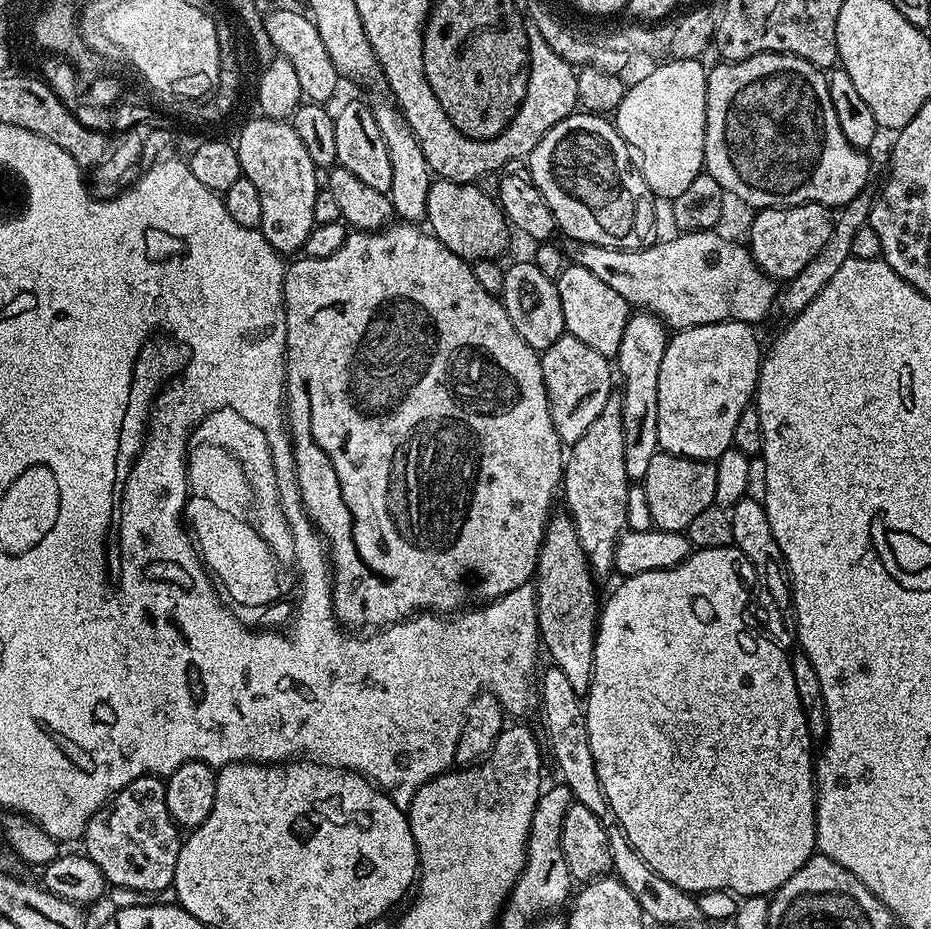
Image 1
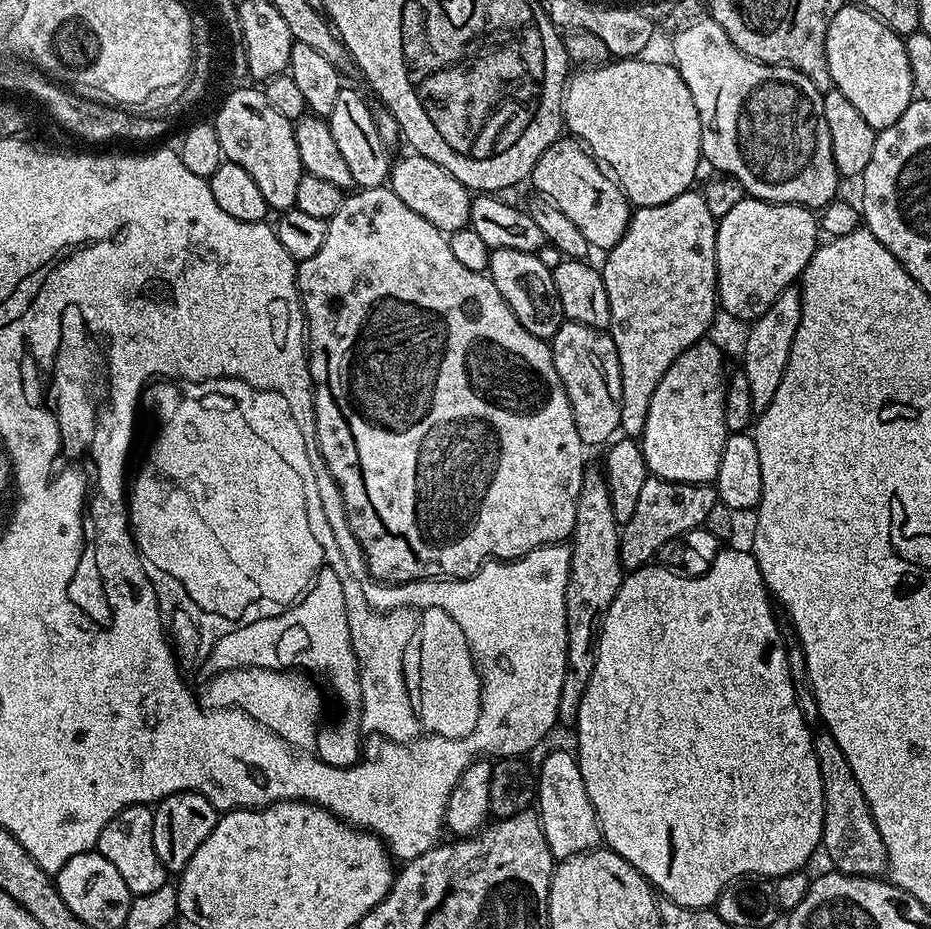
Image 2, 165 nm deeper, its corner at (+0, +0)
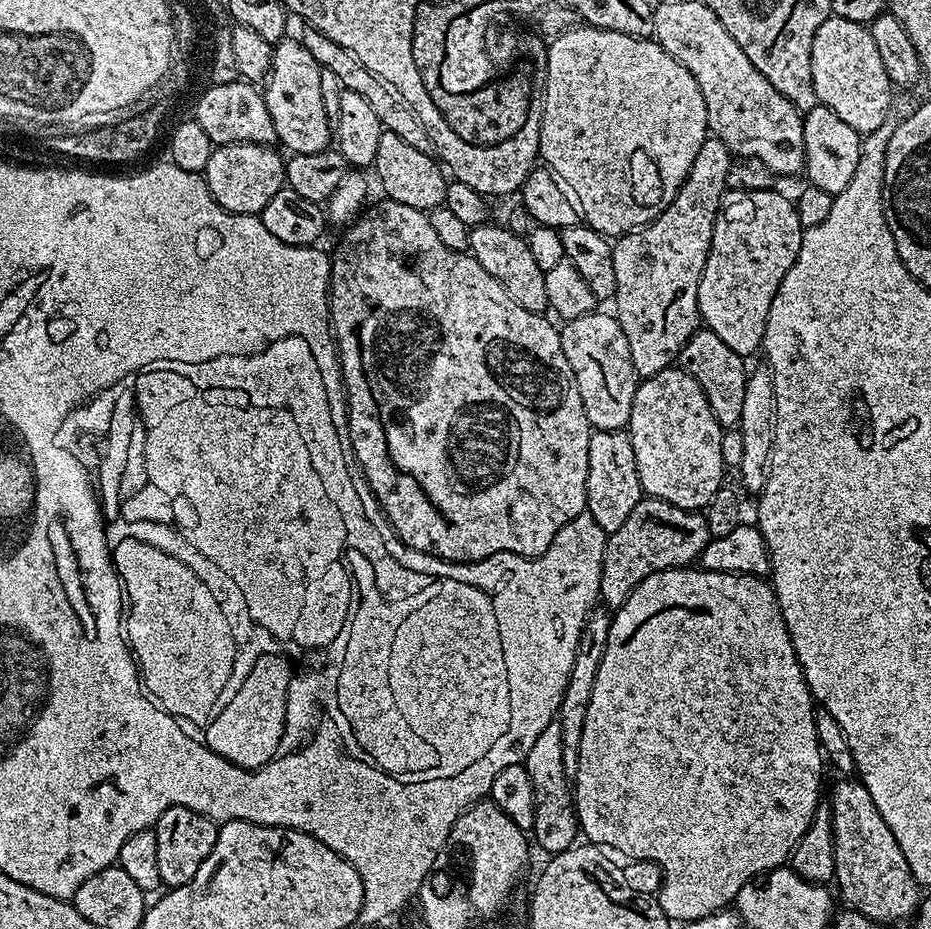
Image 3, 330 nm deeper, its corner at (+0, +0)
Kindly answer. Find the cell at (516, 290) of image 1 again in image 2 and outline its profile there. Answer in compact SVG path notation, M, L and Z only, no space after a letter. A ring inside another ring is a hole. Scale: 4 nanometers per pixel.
M491 249L487 275L492 277L498 294L506 298L506 306L514 310L514 318L538 338L551 341L553 334L566 322L558 290L554 286L552 269L542 266L539 255L512 249Z

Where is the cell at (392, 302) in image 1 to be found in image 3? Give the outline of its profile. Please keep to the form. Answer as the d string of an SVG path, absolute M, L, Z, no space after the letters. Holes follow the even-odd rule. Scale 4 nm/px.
M387 198L381 199L381 201L381 204L376 204L373 208L371 206L365 207L358 219L343 229L344 237L341 238L340 245L336 248L336 253L333 251L330 256L332 277L328 287L328 314L332 326L332 338L336 342L336 352L339 356L341 377L344 380L346 440L350 445L351 455L352 452L356 455L356 460L360 463L360 468L364 471L365 478L368 479L366 487L376 503L379 504L387 523L409 550L423 552L425 556L437 556L443 560L452 560L455 564L467 564L474 560L484 560L487 556L493 556L499 552L509 552L519 556L540 556L548 549L550 542L554 542L554 534L558 534L558 530L562 530L562 526L566 526L566 522L578 518L578 514L585 511L588 502L588 491L586 490L586 482L588 481L588 447L590 446L593 429L590 427L584 413L582 398L578 394L576 375L570 370L570 362L566 362L566 354L562 354L560 328L557 325L552 325L547 320L549 318L547 315L531 312L530 310L522 310L522 306L518 306L518 302L514 302L514 298L510 298L510 294L506 294L506 290L502 290L499 282L494 278L490 278L490 274L486 274L486 270L482 270L482 266L468 252L455 252L447 248L434 235L434 229L430 227L430 222L425 213L418 211L414 206L402 206L398 202Z

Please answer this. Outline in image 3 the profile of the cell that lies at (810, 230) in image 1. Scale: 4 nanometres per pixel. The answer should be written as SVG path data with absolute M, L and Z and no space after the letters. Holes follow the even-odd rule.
M725 191L724 199L720 201L720 212L714 222L710 254L698 282L698 306L703 327L713 331L734 353L743 358L750 358L755 352L761 351L770 302L774 302L774 294L778 294L782 278L786 278L790 266L794 266L804 237L805 228L799 222L795 203L776 191Z

